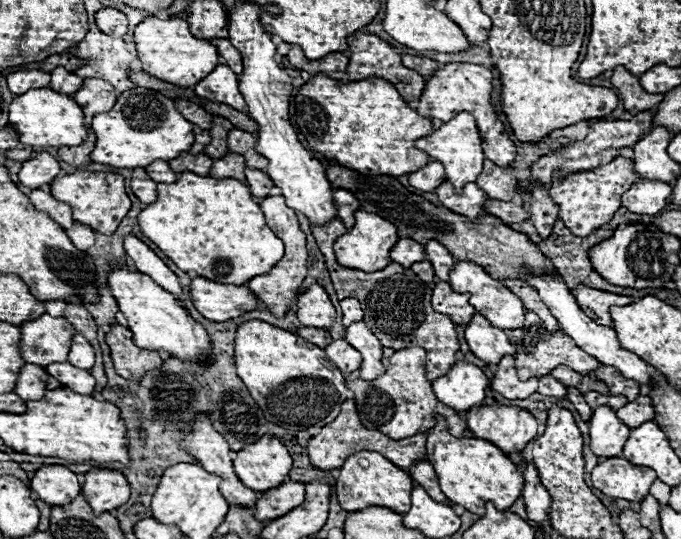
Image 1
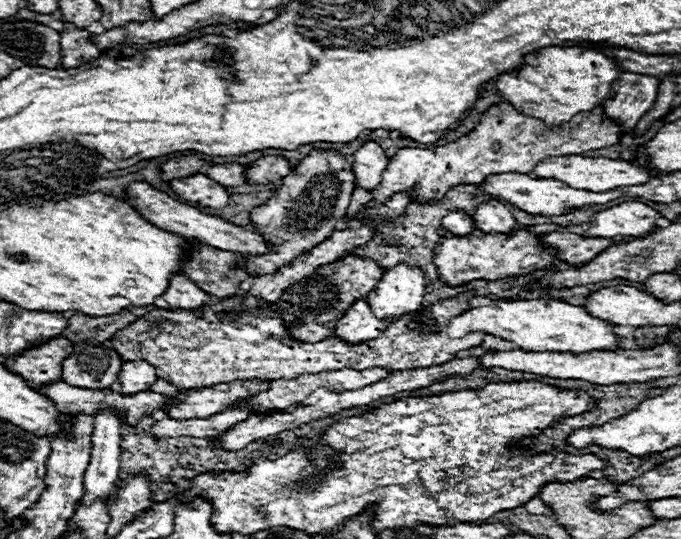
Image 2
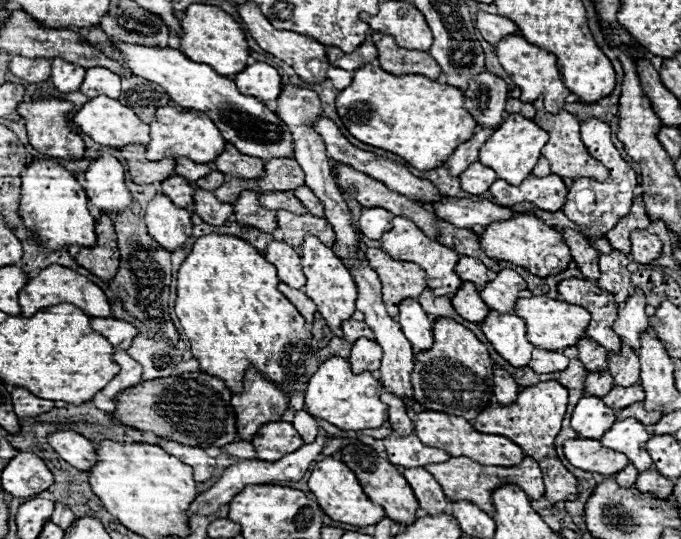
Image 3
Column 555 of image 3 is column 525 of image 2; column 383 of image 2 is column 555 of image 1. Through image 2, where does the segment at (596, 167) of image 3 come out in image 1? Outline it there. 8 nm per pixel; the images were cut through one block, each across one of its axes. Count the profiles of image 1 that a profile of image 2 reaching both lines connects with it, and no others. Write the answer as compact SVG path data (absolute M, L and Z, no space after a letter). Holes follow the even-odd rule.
M616 156L612 162L584 170L584 172L574 172L568 174L562 180L556 180L550 186L550 196L552 200L560 206L560 220L578 236L588 236L590 232L598 230L602 224L608 224L616 210L622 206L620 198L622 194L636 182L636 172L634 164L628 158Z

